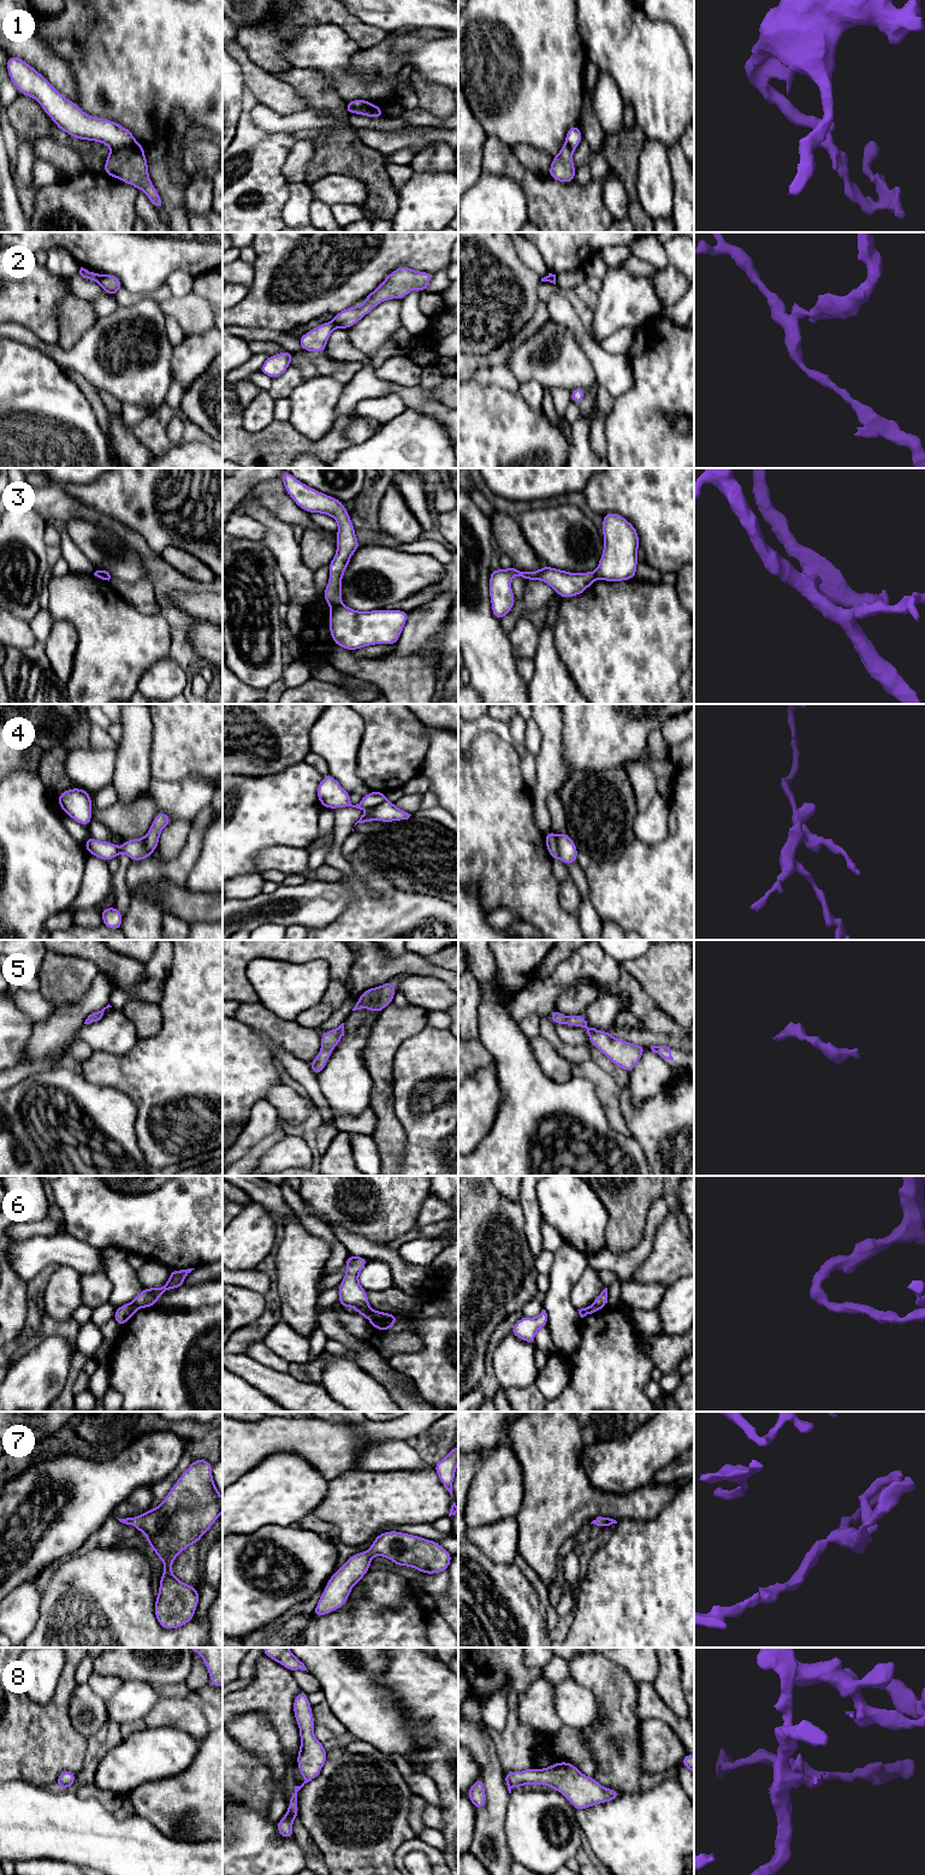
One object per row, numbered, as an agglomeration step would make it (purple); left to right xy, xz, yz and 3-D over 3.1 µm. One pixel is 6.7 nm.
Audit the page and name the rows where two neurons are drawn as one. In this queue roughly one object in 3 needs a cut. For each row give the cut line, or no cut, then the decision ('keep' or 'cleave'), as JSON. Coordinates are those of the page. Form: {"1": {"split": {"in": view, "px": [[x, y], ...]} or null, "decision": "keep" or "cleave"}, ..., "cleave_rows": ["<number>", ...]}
{"1": {"split": {"in": "xy", "px": [[111, 148], [140, 148], [142, 151]]}, "decision": "cleave"}, "2": {"split": {"in": "xy", "px": [[99, 274], [96, 281]]}, "decision": "cleave"}, "3": {"split": {"in": "xz", "px": [[341, 603], [332, 607]]}, "decision": "cleave"}, "4": {"split": {"in": "yz", "px": [[555, 834], [559, 857]]}, "decision": "cleave"}, "5": {"split": null, "decision": "keep"}, "6": {"split": {"in": "xz", "px": [[373, 1311], [366, 1317]]}, "decision": "cleave"}, "7": {"split": null, "decision": "keep"}, "8": {"split": null, "decision": "keep"}, "cleave_rows": ["1", "2", "3", "4", "6"]}

